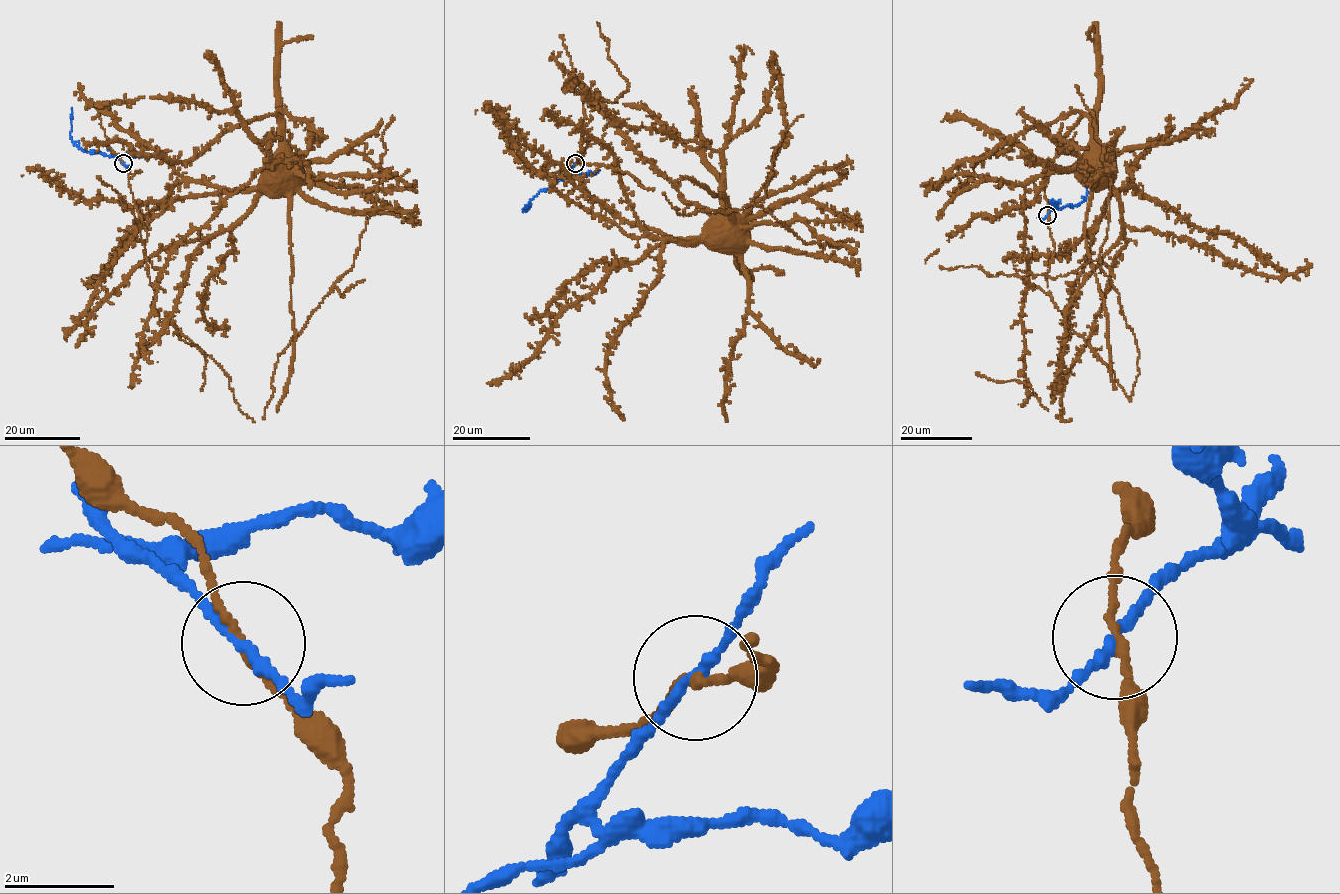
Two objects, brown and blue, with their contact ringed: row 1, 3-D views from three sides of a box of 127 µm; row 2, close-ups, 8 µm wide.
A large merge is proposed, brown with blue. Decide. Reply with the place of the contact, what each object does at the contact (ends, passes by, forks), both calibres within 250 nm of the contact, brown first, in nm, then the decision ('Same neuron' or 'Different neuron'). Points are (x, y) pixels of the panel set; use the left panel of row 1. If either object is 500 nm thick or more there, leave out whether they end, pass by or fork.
Place: (123, 163). At the ring brown passes by. At the ring blue passes by. Thickness 130 nm (brown) against 170 nm. Different neuron

